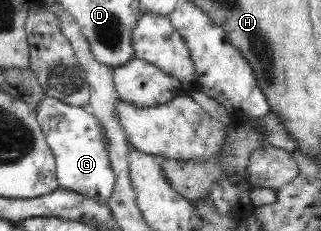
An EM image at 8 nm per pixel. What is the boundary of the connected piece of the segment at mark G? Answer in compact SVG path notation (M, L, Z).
M45 94L39 99L33 111L42 128L46 143L53 151L60 187L107 203L113 192L116 178L107 147L102 141L100 124L95 116L81 105L69 105Z

